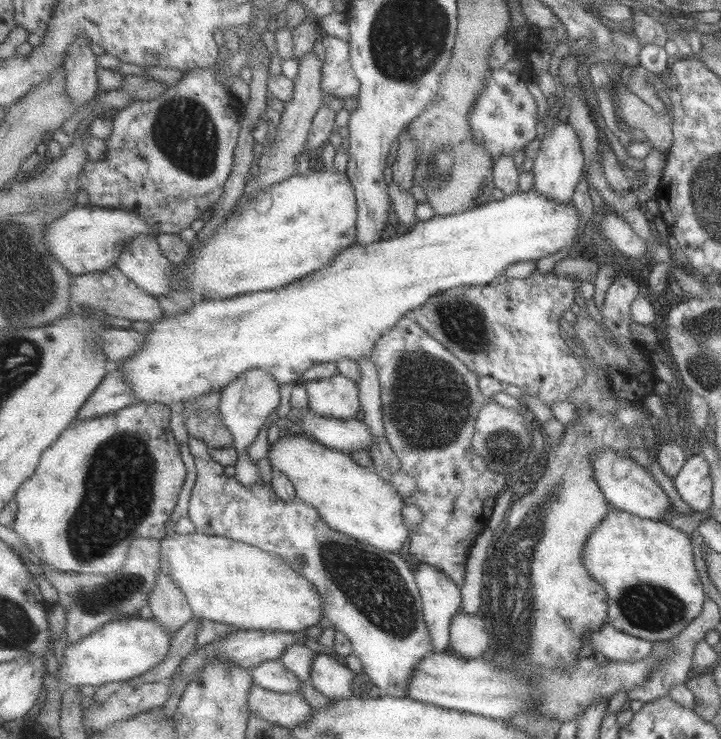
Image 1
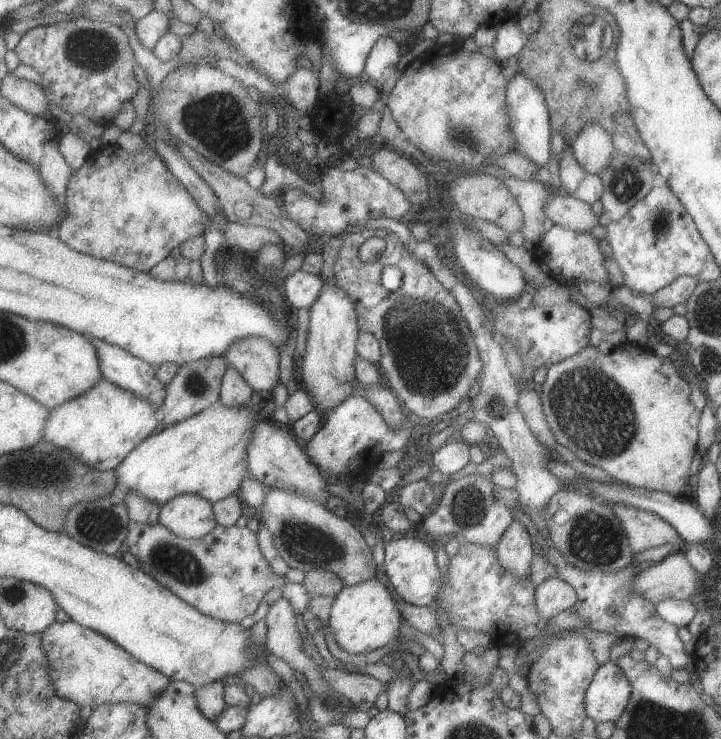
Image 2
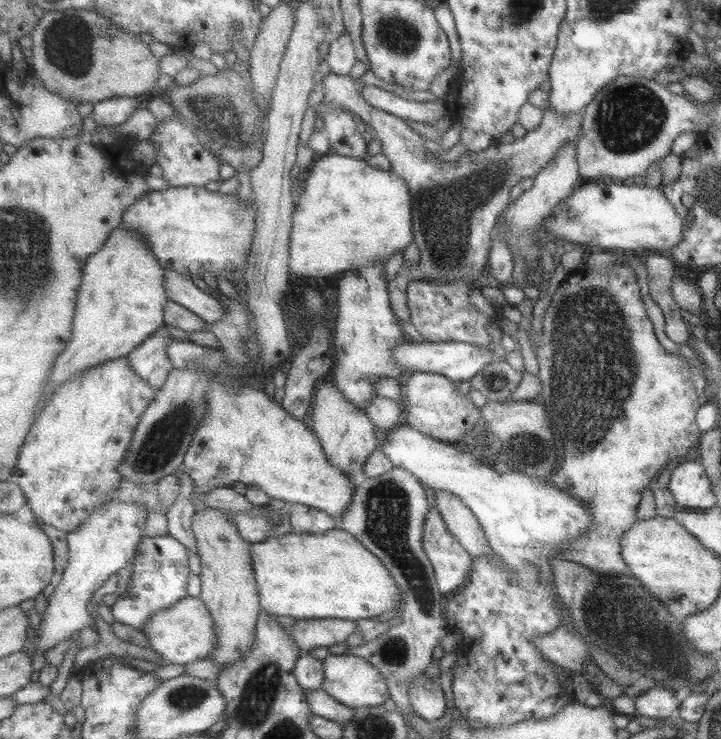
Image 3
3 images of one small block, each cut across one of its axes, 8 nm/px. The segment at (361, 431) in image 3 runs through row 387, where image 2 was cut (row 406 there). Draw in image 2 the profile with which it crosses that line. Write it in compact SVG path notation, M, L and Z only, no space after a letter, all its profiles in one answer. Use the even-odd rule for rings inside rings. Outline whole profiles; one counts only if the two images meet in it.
M337 282L325 285L322 297L310 309L310 333L307 354L303 358L304 368L300 372L301 380L314 398L315 405L328 413L355 395L355 380L358 379L355 362L359 360L360 355L358 310L355 310L355 303L350 294Z

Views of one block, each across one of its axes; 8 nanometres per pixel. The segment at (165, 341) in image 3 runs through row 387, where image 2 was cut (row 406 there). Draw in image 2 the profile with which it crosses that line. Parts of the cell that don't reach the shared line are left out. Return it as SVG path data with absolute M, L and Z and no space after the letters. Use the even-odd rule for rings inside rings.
M91 337L90 339L98 350L104 378L125 390L131 390L133 394L147 398L157 410L163 406L167 389L166 385L159 380L156 367L131 354L131 351L123 350L121 346L115 346L115 344L97 338Z

